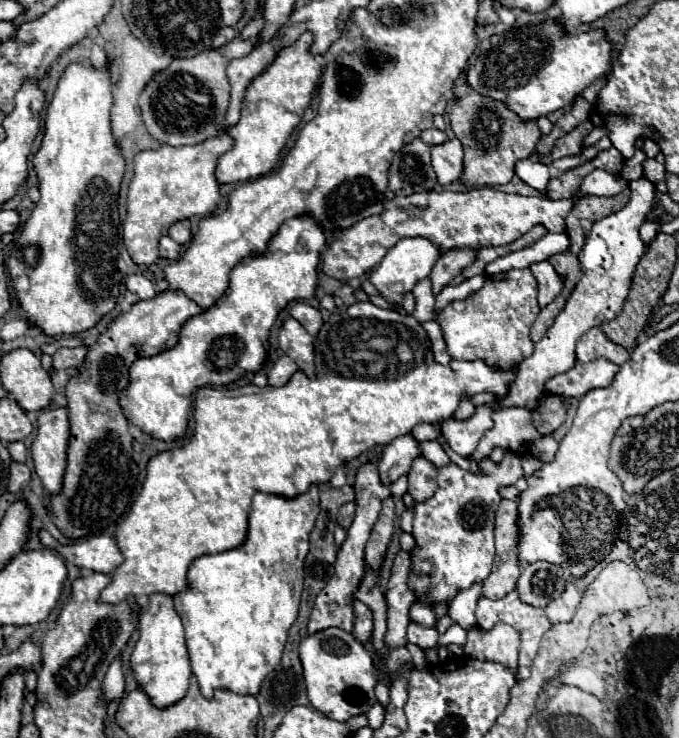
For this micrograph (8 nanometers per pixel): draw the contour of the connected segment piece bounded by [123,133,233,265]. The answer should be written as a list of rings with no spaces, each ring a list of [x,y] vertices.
[[[225,133],[215,139],[201,141],[191,147],[169,147],[141,151],[135,157],[135,175],[127,191],[127,217],[123,223],[123,243],[137,265],[153,265],[159,259],[157,243],[175,221],[189,219],[193,215],[211,213],[221,195],[215,181],[215,165],[219,155],[229,151],[233,139]]]

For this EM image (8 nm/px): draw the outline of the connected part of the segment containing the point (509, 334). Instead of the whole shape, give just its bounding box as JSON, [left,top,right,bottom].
[437,269,539,369]

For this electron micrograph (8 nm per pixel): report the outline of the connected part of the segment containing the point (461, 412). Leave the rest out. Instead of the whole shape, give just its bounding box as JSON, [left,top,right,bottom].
[455,395,475,419]

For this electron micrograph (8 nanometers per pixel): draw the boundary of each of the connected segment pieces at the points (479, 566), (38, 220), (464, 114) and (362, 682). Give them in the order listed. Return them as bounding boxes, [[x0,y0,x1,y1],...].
[[409,437,559,603],[7,63,125,335],[449,91,541,187],[299,627,377,721]]

